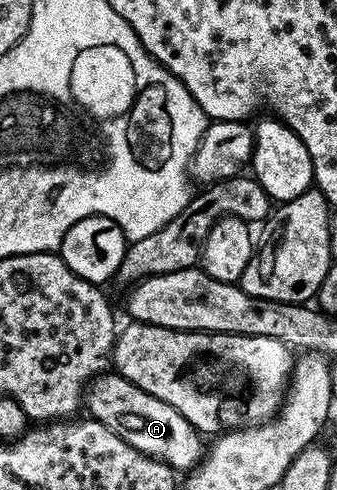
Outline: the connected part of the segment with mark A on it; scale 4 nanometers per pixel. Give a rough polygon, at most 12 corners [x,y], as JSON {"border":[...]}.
{"border":[[121,374],[92,379],[82,402],[138,452],[177,472],[206,453],[170,404]]}

